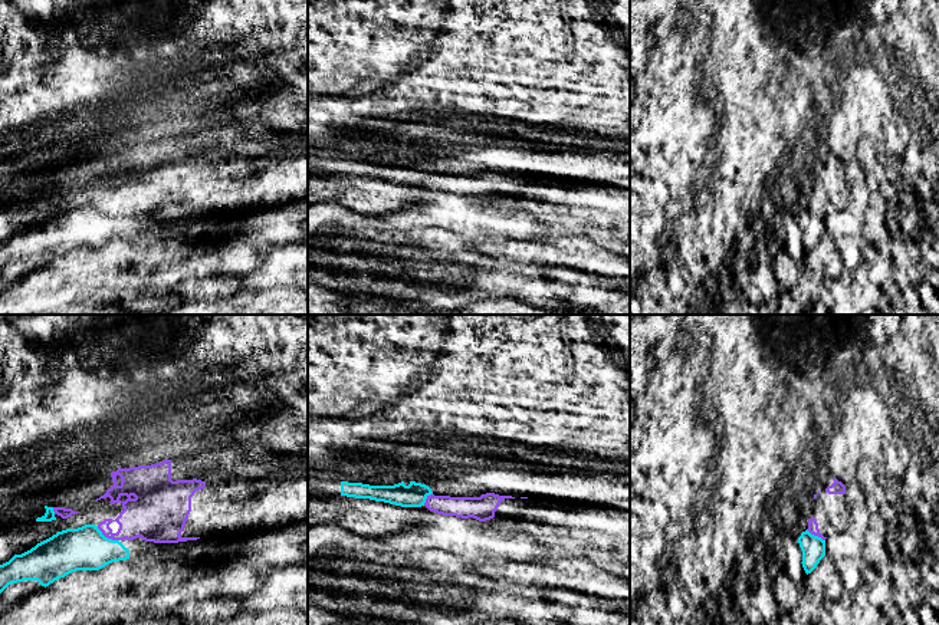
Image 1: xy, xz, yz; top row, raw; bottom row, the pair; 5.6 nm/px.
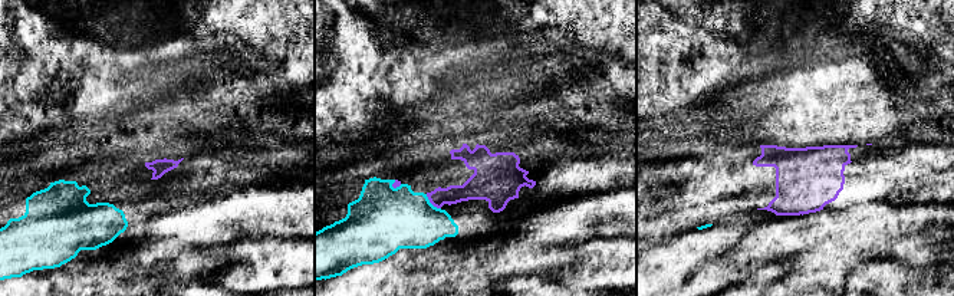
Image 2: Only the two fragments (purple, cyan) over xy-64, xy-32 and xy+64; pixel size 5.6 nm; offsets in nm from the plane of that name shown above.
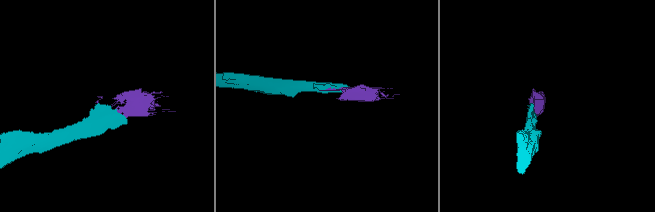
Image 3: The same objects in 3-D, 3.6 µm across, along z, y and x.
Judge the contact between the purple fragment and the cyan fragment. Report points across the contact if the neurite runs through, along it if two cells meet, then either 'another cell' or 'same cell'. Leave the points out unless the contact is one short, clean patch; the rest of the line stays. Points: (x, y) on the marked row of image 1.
border along xy (97, 526), (105, 536), (118, 540); another cell

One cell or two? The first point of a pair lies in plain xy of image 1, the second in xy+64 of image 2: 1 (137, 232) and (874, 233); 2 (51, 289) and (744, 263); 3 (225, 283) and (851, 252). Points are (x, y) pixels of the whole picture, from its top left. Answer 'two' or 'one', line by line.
1: one
2: two
3: two

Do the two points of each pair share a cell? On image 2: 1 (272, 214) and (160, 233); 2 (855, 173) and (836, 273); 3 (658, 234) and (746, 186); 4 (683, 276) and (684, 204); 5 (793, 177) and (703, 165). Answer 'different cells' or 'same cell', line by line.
1: same cell
2: different cells
3: same cell
4: different cells
5: same cell

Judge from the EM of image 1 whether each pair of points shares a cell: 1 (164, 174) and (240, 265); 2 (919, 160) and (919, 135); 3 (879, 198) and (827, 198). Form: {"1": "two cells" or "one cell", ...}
{"1": "two cells", "2": "one cell", "3": "two cells"}

